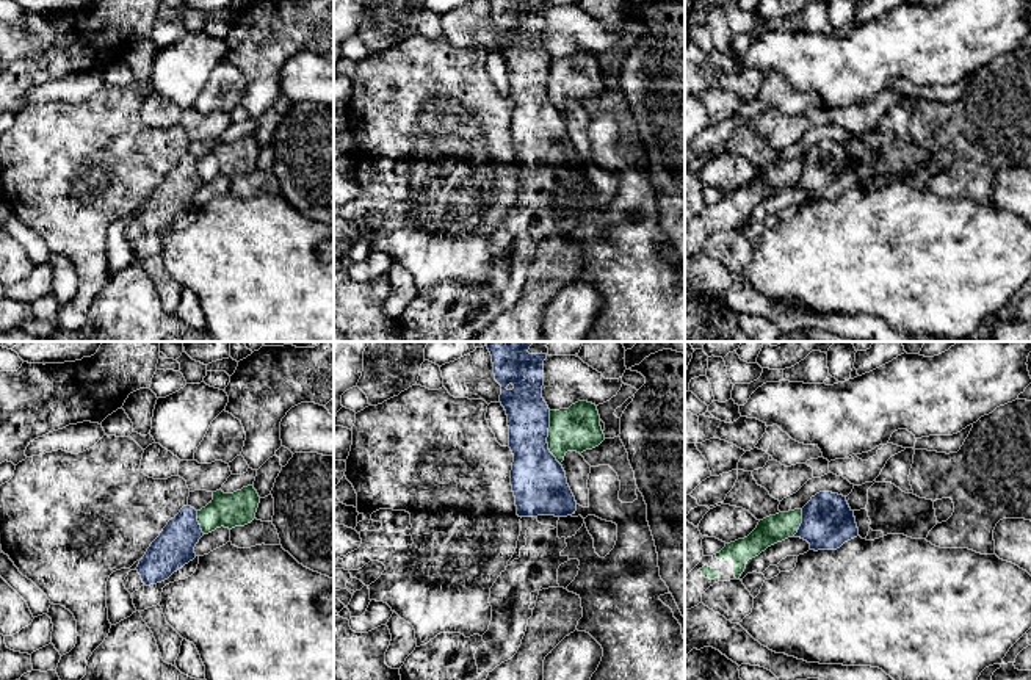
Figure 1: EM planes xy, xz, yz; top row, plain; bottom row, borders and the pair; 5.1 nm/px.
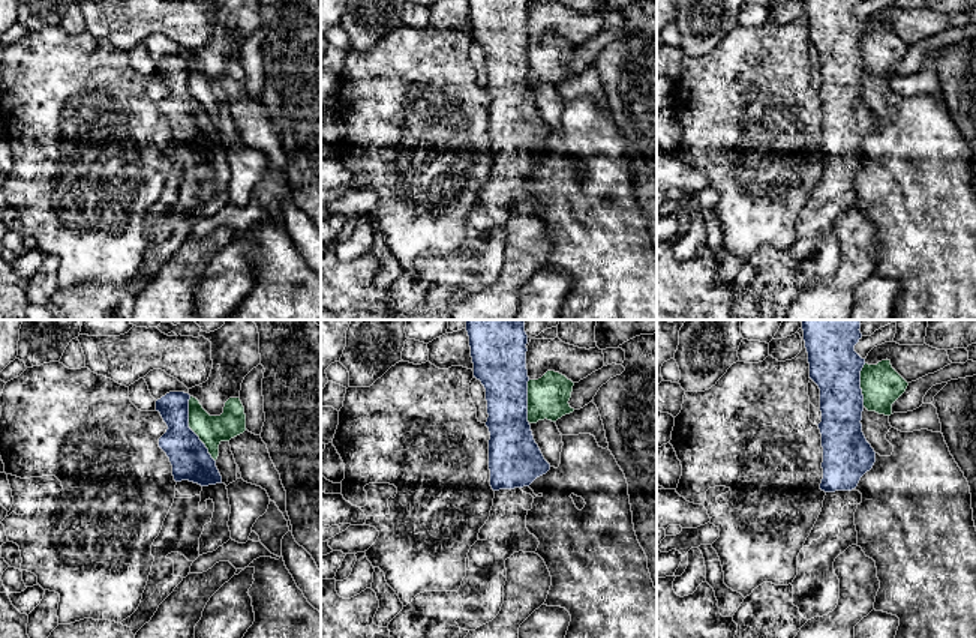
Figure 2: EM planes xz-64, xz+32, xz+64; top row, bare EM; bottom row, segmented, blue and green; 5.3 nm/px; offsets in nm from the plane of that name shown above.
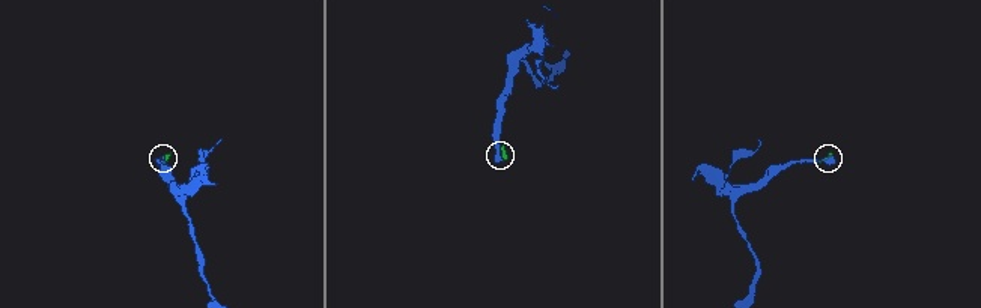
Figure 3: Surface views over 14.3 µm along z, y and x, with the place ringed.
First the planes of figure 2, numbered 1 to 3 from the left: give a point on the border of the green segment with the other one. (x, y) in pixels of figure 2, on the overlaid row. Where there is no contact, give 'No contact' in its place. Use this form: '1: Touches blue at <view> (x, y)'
1: Touches blue at xz-64 (191, 430)
2: Touches blue at xz+32 (526, 401)
3: Touches blue at xz+64 (859, 385)

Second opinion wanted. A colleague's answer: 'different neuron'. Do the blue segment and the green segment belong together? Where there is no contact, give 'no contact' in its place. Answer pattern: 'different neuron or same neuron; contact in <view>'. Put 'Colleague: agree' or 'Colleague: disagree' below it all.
different neuron; contact in xz
Colleague: agree

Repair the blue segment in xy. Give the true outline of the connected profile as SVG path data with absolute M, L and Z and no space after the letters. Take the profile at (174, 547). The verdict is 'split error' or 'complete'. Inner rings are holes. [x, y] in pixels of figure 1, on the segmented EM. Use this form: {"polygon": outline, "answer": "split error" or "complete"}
{"polygon": "M183 506L150 544L136 570L146 586L168 580L174 572L196 558L194 547L204 536L197 511Z", "answer": "complete"}

